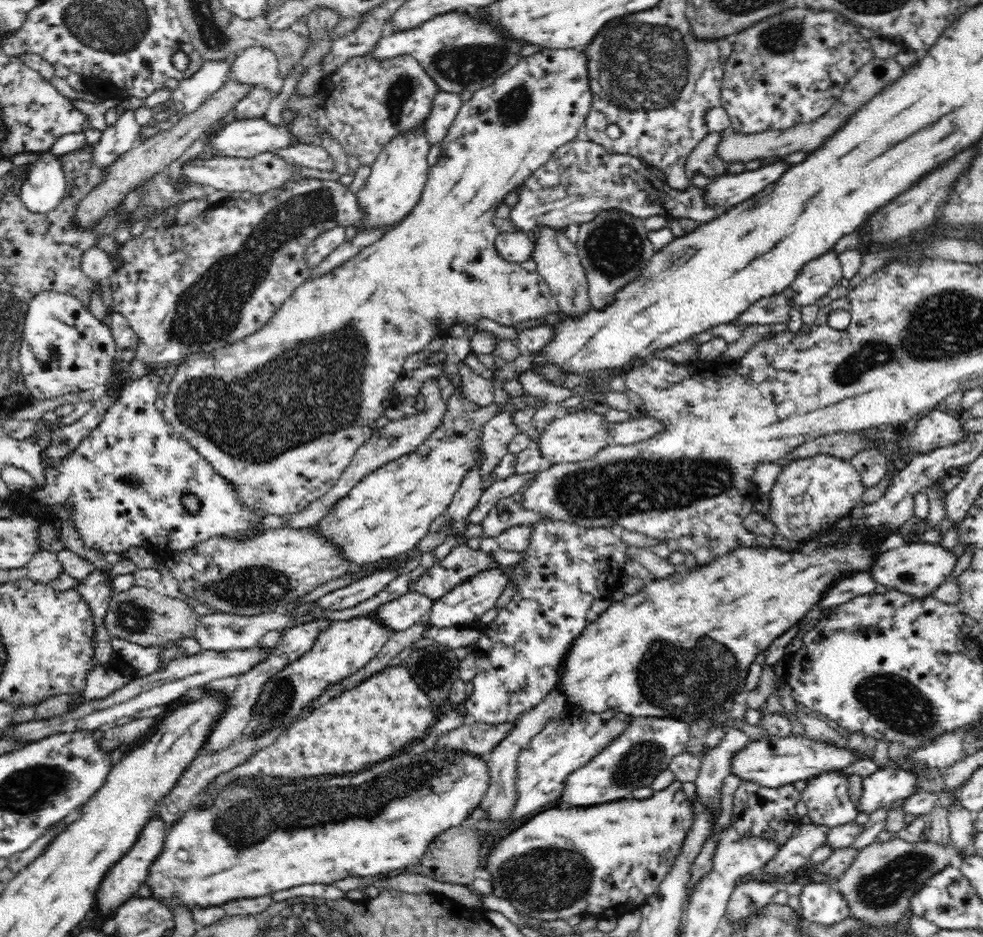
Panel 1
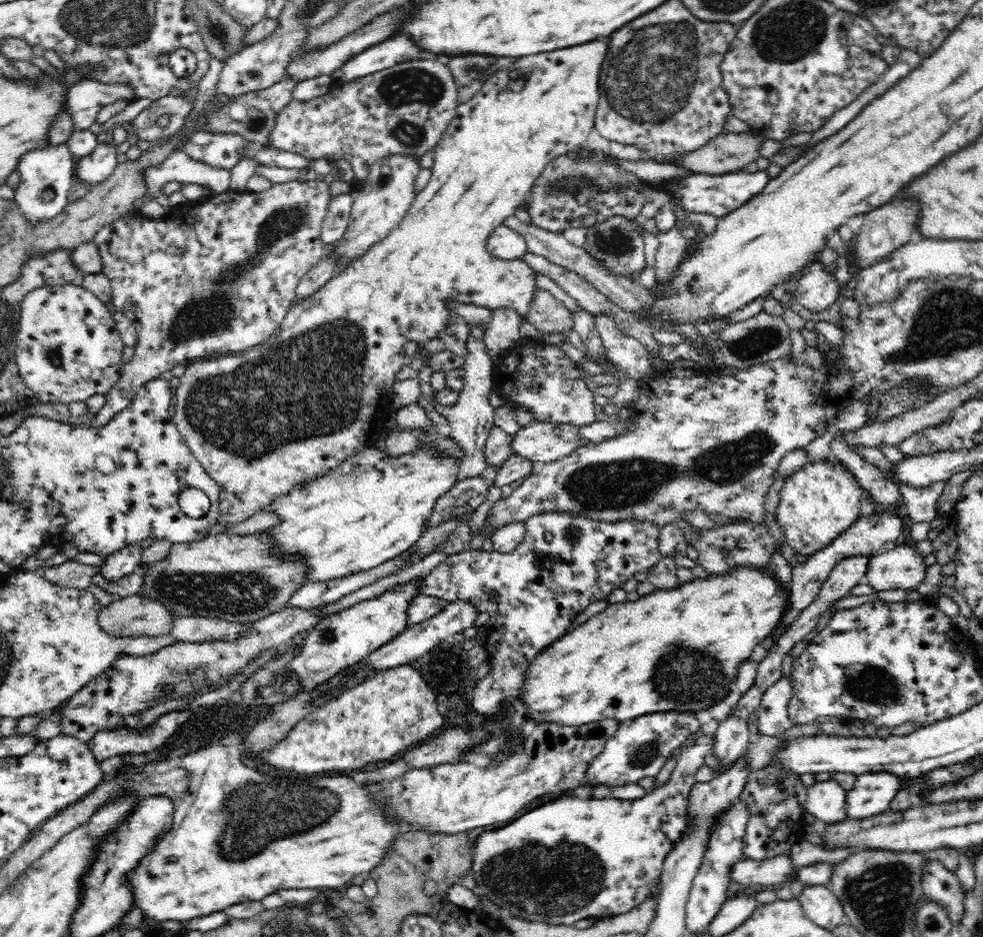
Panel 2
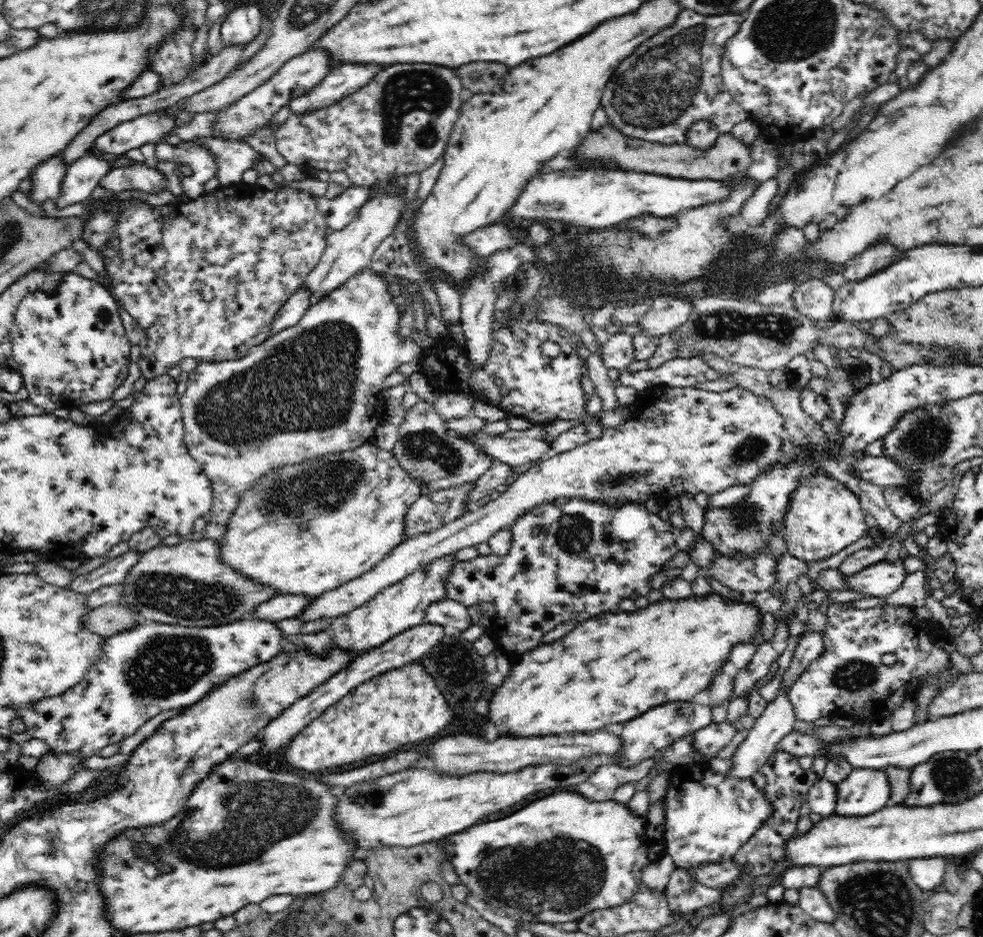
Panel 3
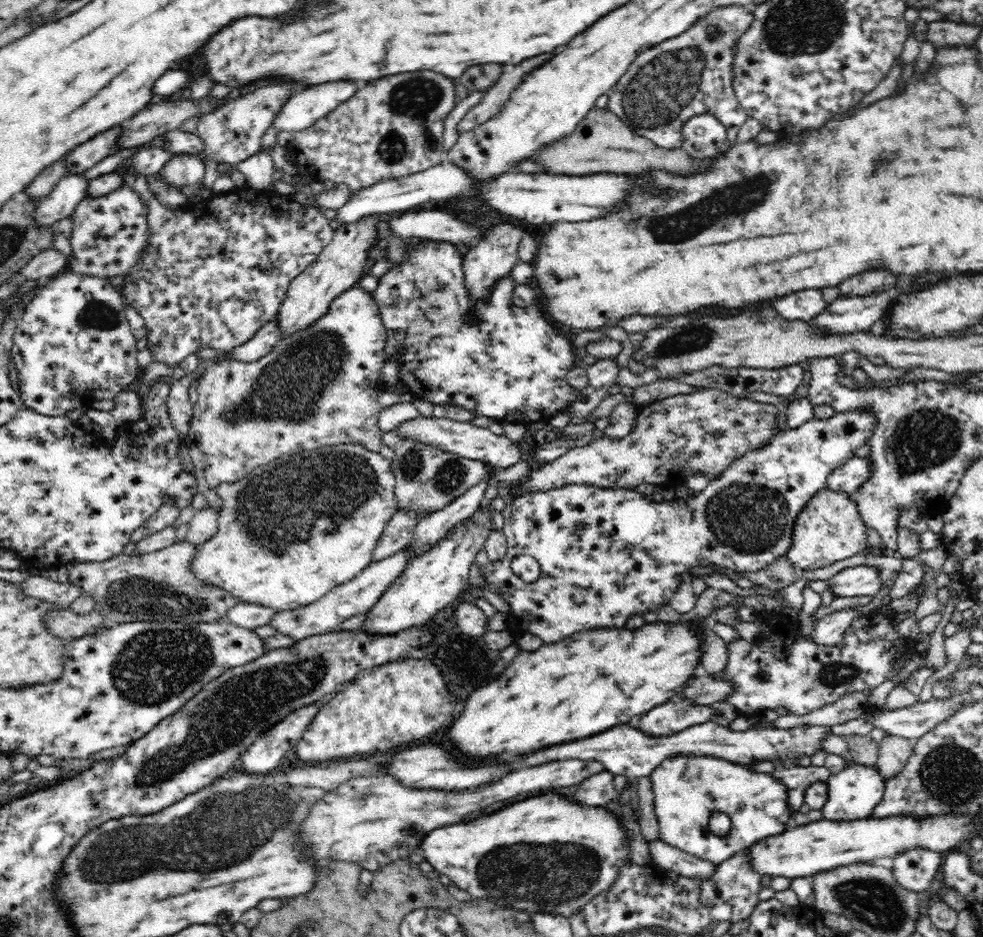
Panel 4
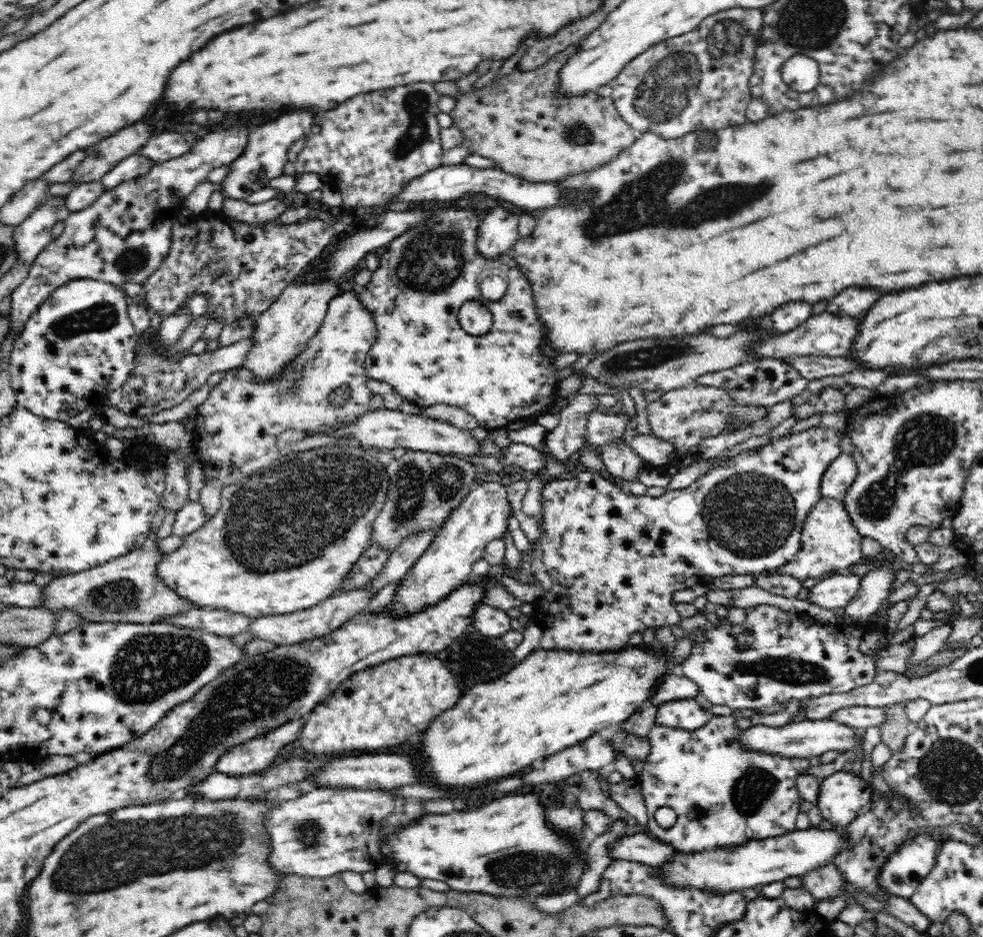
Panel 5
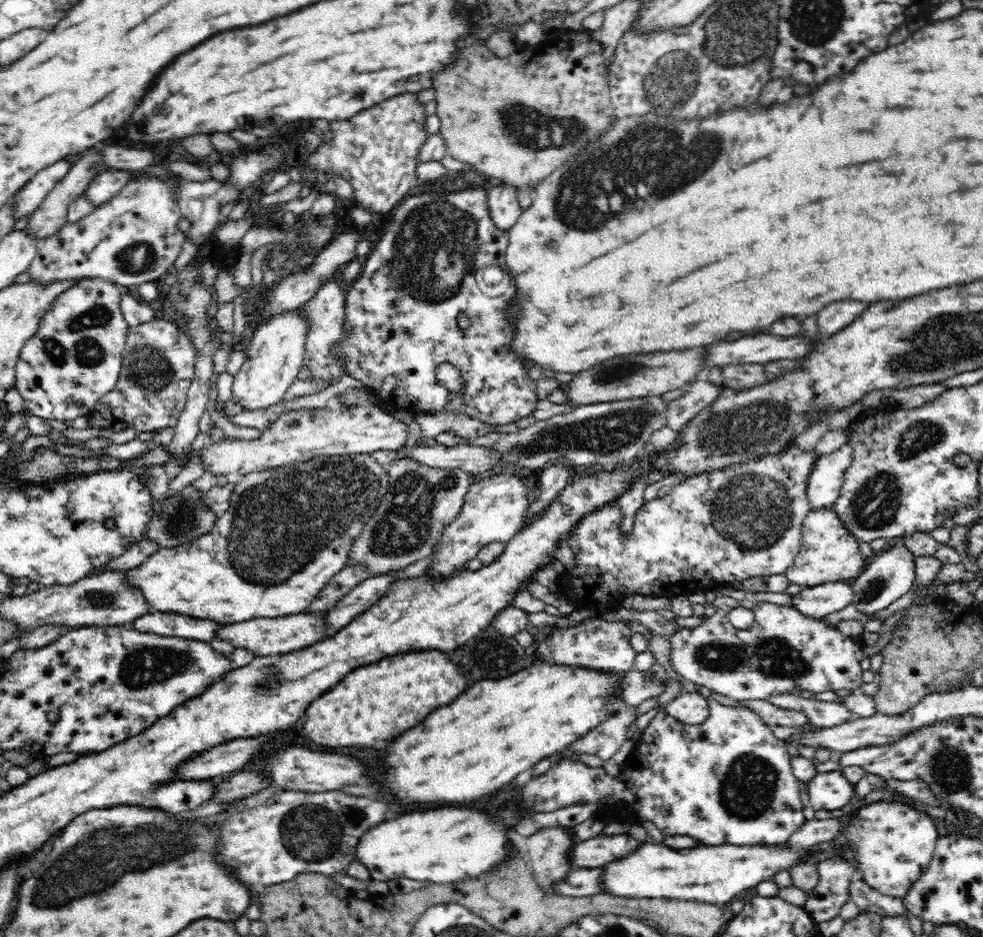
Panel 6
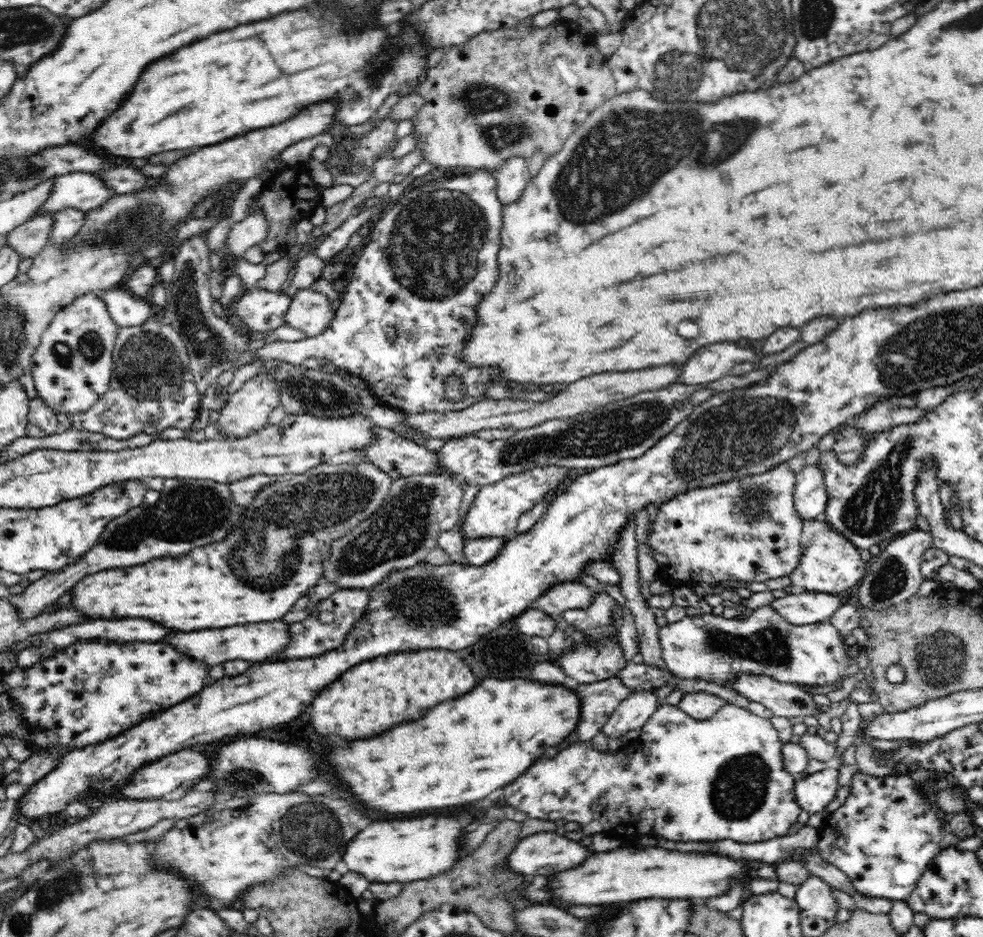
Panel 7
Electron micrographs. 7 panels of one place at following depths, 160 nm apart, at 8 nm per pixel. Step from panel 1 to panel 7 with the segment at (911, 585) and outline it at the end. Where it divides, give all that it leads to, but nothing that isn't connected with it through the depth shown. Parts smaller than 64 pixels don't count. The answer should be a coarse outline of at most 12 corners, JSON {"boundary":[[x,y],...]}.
{"boundary":[[796,591],[772,608],[792,624],[814,624],[842,605],[838,594]]}

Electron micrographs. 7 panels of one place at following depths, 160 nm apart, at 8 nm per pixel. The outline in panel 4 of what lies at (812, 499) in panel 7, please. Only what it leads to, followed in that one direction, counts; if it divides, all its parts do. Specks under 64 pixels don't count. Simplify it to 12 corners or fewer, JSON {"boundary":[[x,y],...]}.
{"boundary":[[854,457],[826,479],[853,494],[870,480],[872,460]]}

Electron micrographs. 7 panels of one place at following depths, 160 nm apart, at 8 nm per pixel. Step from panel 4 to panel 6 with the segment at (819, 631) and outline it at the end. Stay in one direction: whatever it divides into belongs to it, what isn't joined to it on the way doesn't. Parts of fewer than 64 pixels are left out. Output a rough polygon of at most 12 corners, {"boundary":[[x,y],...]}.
{"boundary":[[900,542],[874,553],[852,582],[852,604],[872,616],[917,581]]}

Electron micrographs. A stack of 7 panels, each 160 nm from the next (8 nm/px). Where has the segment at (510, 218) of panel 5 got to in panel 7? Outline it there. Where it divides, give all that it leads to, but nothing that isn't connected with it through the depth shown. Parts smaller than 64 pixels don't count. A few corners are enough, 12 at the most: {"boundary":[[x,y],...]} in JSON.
{"boundary":[[524,157],[508,159],[495,172],[502,206],[515,203],[530,181]]}

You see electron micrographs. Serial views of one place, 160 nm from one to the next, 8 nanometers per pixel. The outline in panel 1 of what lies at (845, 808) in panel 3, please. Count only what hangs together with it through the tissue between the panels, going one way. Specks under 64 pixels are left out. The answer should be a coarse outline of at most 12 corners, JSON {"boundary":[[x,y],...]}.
{"boundary":[[885,767],[863,779],[859,812],[920,792],[916,775]]}

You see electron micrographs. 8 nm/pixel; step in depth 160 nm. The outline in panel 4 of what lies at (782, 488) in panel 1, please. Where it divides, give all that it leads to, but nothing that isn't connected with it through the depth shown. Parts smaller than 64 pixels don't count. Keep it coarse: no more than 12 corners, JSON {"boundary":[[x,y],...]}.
{"boundary":[[826,486],[794,522],[799,572],[867,552],[852,494]]}

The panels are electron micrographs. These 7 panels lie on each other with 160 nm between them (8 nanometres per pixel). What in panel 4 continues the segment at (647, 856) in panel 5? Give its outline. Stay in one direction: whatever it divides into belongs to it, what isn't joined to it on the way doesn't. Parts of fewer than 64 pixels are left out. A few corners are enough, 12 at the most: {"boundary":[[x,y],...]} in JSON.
{"boundary":[[648,839],[650,862],[688,878],[709,879],[718,866]]}

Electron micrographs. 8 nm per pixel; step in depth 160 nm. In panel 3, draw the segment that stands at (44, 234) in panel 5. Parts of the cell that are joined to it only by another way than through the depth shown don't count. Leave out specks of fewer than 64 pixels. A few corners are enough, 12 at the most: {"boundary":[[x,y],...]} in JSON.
{"boundary":[[96,154],[74,160],[57,208],[86,200],[116,166]]}

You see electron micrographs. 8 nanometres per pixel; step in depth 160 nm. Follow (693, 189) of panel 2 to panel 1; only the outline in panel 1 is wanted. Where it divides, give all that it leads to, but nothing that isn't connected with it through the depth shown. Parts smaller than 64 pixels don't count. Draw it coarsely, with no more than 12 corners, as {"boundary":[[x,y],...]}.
{"boundary":[[779,158],[758,169],[712,178],[710,206],[727,210],[762,192],[791,166]]}

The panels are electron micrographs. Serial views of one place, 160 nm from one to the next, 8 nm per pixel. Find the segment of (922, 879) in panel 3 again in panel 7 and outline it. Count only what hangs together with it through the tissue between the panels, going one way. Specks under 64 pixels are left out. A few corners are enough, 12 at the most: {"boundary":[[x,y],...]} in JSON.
{"boundary":[[856,772],[816,851],[864,896],[904,901],[941,850],[908,773]]}

